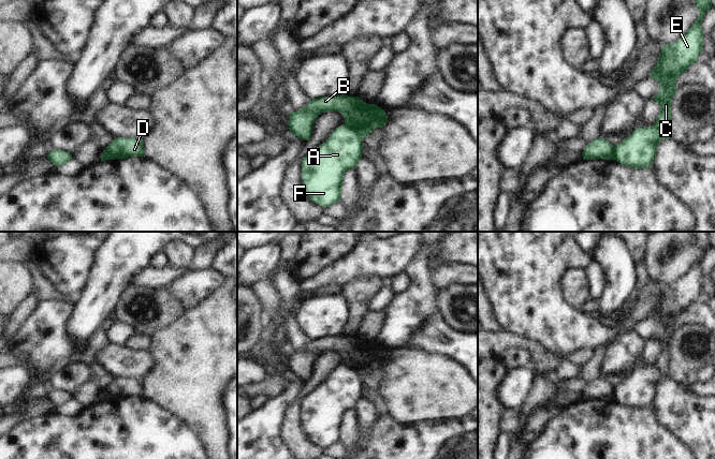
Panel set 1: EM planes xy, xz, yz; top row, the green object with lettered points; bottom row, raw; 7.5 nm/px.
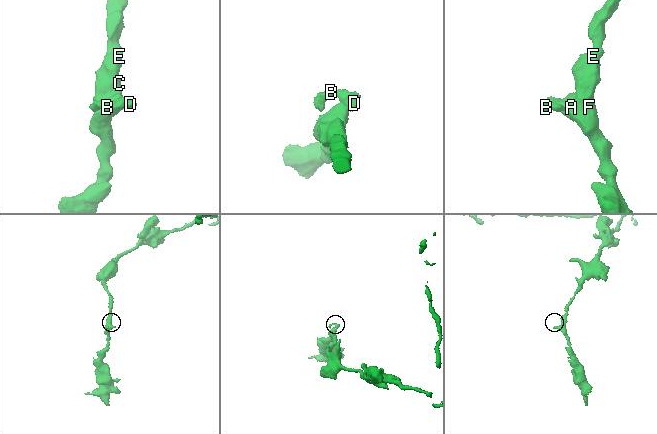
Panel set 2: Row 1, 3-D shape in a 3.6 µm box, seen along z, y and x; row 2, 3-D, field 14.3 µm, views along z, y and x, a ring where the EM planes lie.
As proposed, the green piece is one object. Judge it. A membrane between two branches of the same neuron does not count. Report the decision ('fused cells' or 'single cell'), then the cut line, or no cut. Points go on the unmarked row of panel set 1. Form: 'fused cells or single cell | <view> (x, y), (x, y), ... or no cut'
fused cells | xz (345, 363), (352, 366), (363, 378)

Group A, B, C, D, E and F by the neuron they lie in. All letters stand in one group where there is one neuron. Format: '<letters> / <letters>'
A C E F / B D

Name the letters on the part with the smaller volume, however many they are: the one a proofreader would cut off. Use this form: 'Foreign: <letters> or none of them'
Foreign: B, D

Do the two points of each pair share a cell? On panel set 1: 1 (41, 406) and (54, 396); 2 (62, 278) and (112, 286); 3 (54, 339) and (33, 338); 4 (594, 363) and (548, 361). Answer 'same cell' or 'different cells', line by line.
1: same cell
2: different cells
3: same cell
4: different cells

